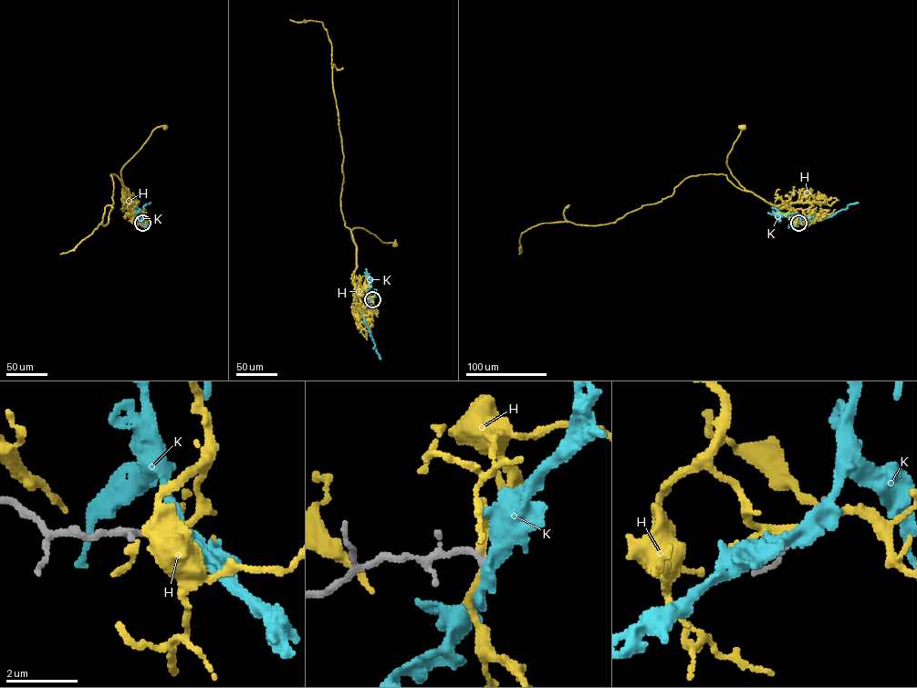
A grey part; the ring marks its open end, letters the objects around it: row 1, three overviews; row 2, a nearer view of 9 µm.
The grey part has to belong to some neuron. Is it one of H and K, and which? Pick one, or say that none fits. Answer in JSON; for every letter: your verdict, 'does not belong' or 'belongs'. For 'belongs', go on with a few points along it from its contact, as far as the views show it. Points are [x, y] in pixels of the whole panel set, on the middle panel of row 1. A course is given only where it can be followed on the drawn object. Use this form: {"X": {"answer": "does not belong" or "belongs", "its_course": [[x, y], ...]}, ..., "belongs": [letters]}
{"H": {"answer": "does not belong"}, "K": {"answer": "does not belong"}, "belongs": []}

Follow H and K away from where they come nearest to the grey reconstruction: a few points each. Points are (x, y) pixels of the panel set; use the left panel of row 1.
H: (142, 224), (141, 215), (130, 214), (129, 208), (124, 206), (126, 191), (120, 172), (153, 130), (165, 127)
K: (142, 224), (141, 219), (133, 215), (134, 219), (138, 217), (144, 209), (143, 207), (151, 203)

